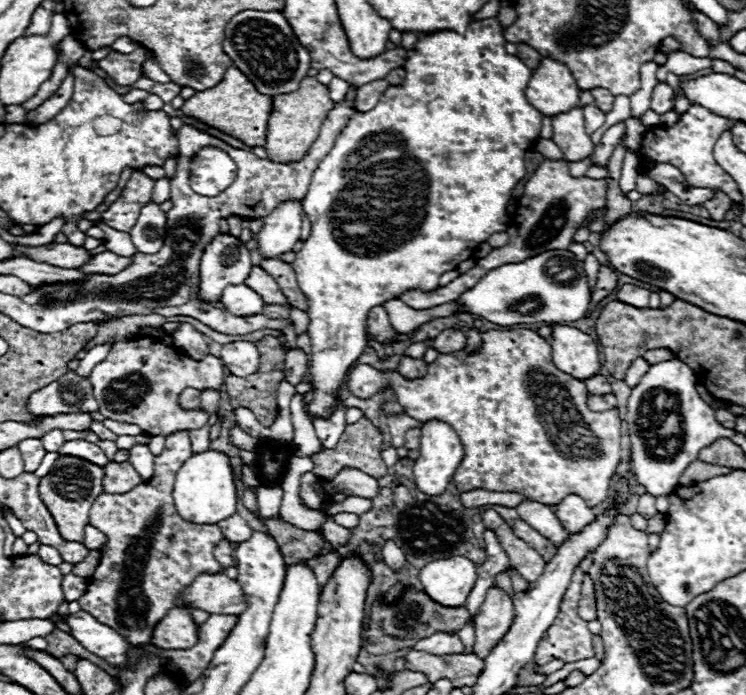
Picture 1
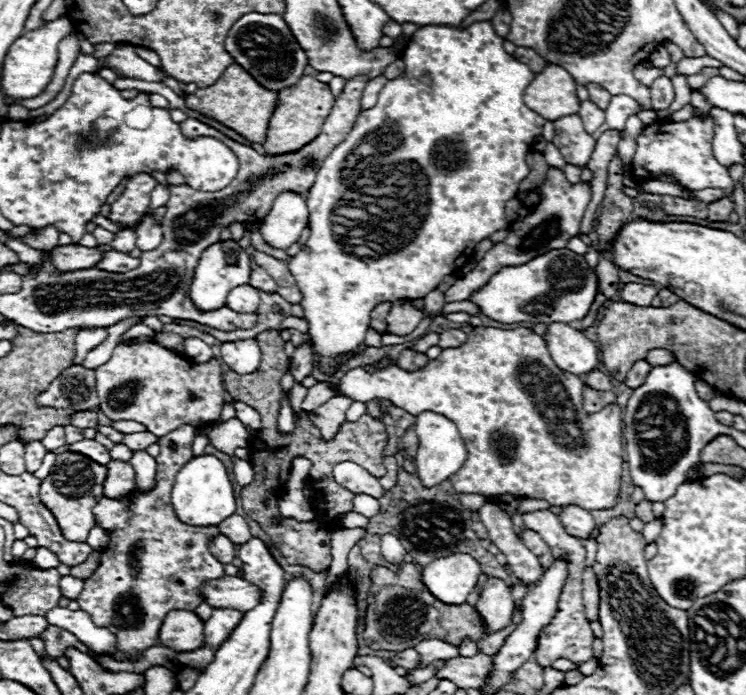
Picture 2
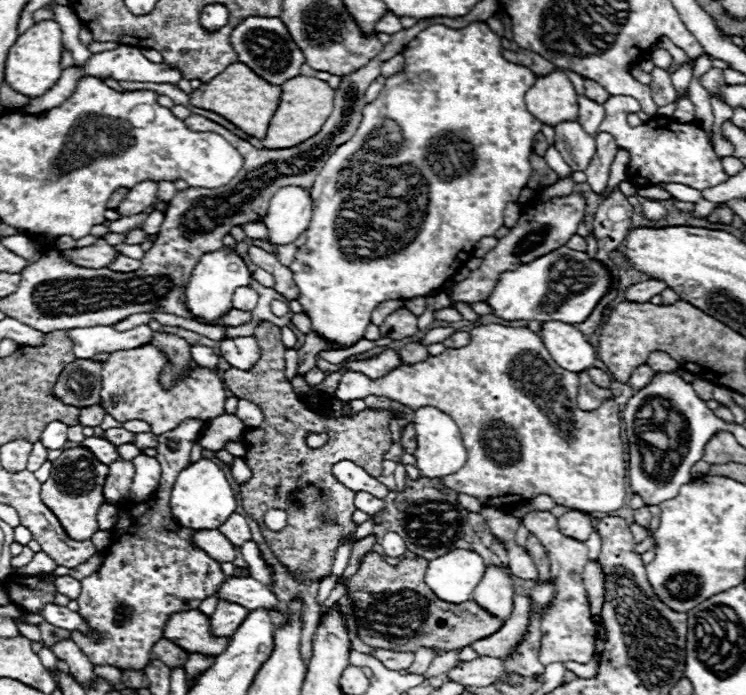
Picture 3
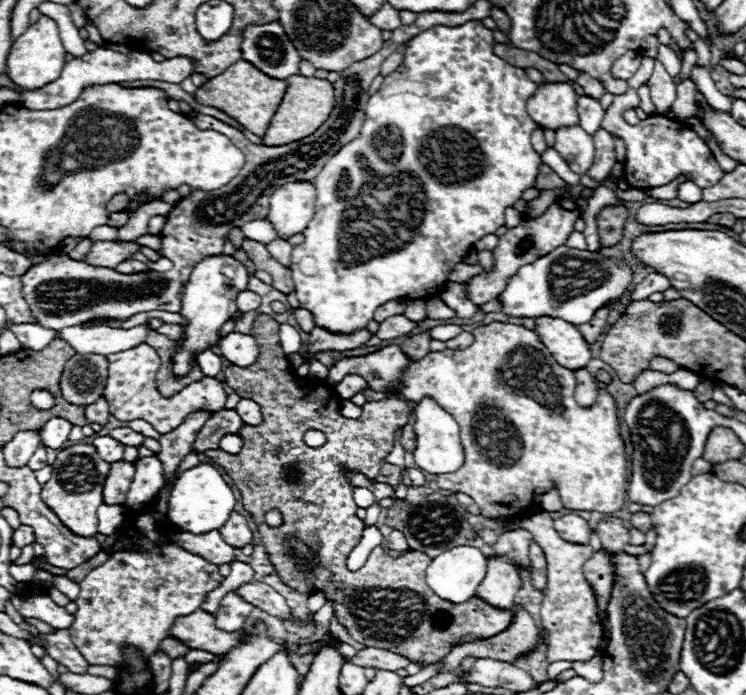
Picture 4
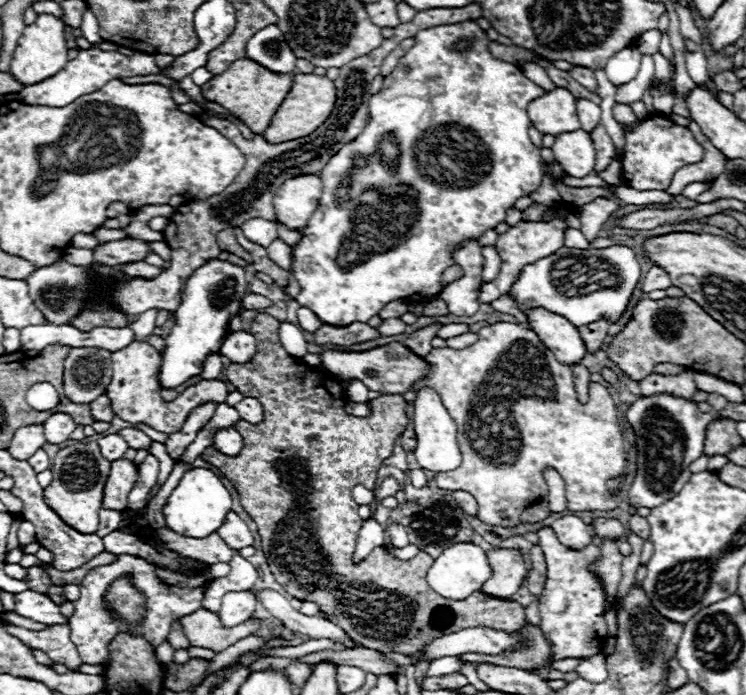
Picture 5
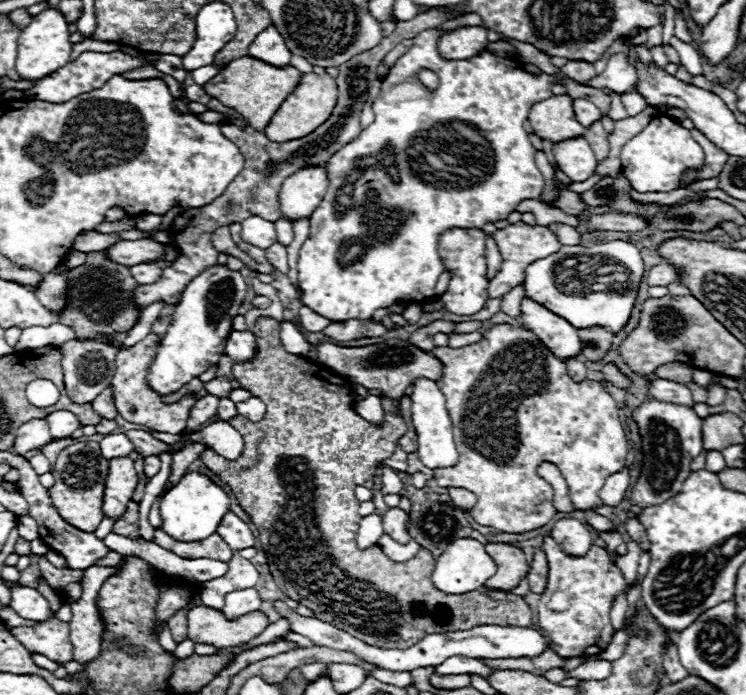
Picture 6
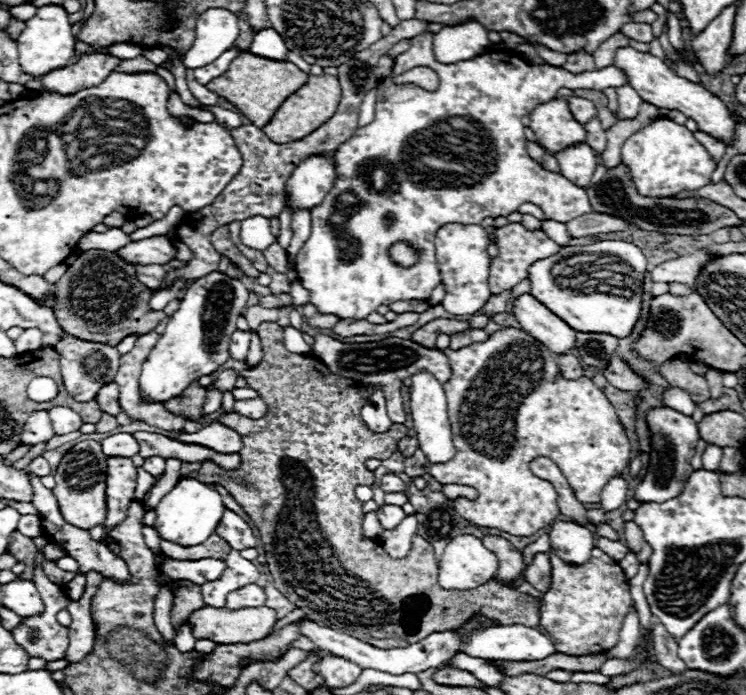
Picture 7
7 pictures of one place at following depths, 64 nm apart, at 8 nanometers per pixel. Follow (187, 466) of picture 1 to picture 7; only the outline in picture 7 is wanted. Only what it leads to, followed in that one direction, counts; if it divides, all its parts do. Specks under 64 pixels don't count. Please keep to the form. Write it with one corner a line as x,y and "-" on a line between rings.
182,478
172,492
168,492
156,506
156,524
154,530
158,536
176,542
180,546
196,546
202,544
210,534
214,534
226,506
222,502
222,496
214,490
214,486
204,484
196,478

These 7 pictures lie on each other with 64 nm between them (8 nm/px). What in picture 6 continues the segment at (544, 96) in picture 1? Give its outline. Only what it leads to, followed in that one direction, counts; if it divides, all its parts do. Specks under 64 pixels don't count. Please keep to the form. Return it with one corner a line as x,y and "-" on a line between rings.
558,94
550,96
548,100
536,102
530,108
528,120
540,138
548,138
554,144
584,134
584,126
576,120
572,98
568,94

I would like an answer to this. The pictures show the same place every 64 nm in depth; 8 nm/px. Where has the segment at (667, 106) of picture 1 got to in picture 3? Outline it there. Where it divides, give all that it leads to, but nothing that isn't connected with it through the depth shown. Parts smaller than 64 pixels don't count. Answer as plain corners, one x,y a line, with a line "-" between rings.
662,68
652,70
650,88
652,88
652,98
654,98
654,102
658,106
666,106
666,104
676,100
676,90
674,90
674,86
670,82
670,76

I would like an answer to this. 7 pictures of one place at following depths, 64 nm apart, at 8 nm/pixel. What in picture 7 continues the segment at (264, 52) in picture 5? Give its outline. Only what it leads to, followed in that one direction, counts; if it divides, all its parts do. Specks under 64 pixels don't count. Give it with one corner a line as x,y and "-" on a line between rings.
274,28
260,30
250,44
250,52
254,56
264,56
268,60
286,60
288,58
288,48
286,48
282,36

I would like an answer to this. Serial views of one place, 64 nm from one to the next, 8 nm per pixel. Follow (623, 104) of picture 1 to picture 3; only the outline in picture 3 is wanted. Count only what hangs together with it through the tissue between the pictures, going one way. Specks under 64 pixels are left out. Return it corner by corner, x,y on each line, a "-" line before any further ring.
610,96
604,104
606,118
598,132
614,134
618,146
630,150
628,182
636,186
658,184
658,182
680,182
696,190
704,190
716,184
724,184
728,174
722,170
720,158
714,154
706,130
698,122
676,122
670,118
652,118
638,128
630,128
627,122
629,113
641,110
638,101
631,96

